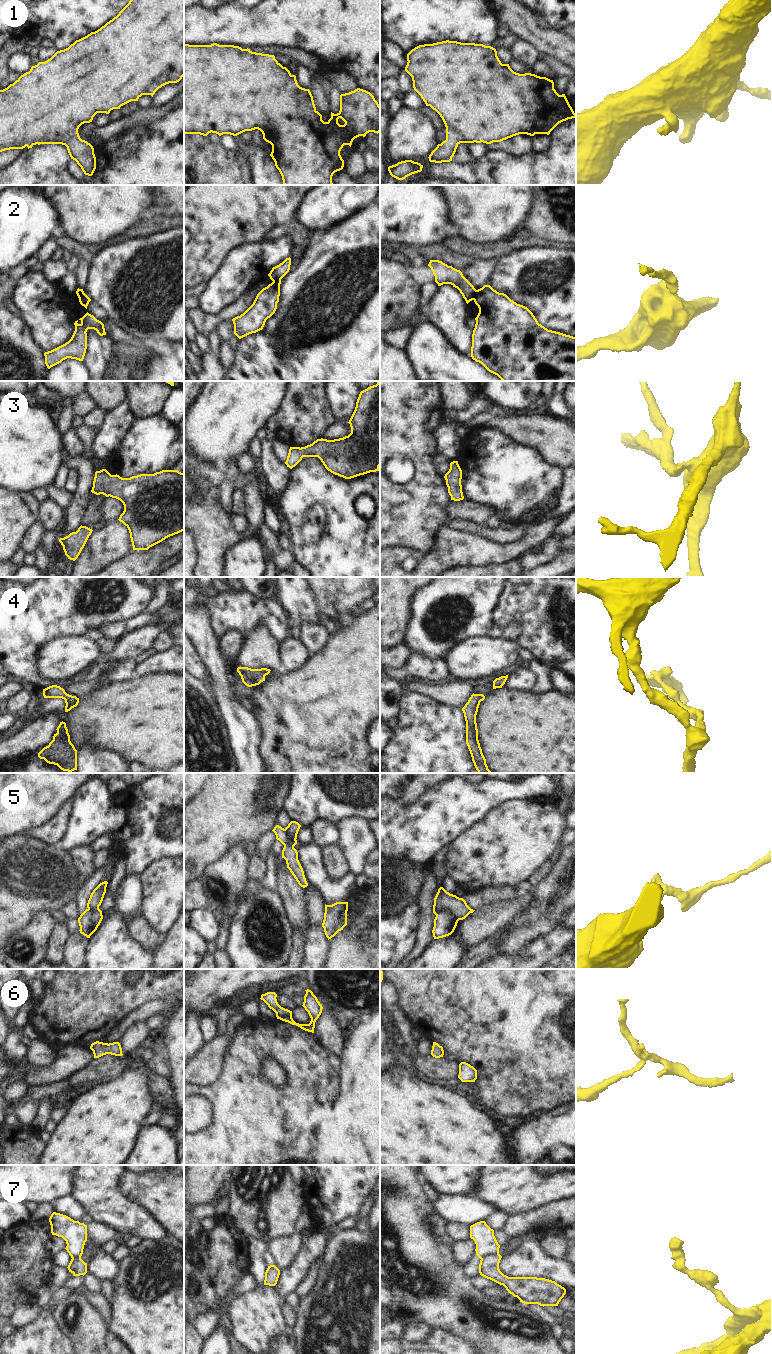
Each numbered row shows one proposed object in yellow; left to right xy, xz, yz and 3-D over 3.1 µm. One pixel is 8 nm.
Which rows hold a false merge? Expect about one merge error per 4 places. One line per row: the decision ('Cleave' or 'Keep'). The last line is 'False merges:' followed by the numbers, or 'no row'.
1: Keep
2: Cleave
3: Keep
4: Keep
5: Cleave
6: Keep
7: Cleave
False merges: 2, 5, 7

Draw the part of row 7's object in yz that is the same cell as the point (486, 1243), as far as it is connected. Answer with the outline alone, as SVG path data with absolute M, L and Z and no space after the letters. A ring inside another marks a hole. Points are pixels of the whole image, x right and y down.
M485 1221L470 1226L470 1238L475 1241L476 1255L480 1259L487 1254L499 1253L500 1245L494 1236L494 1230Z

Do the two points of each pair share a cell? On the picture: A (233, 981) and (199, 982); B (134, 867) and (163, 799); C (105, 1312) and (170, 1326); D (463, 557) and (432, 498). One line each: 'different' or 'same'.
A: same
B: same
C: different
D: different

